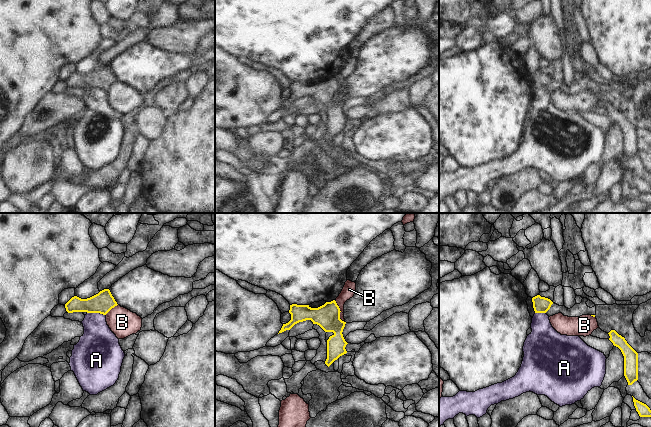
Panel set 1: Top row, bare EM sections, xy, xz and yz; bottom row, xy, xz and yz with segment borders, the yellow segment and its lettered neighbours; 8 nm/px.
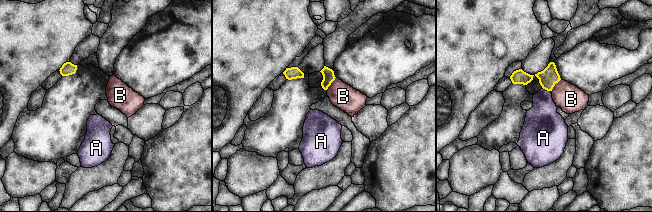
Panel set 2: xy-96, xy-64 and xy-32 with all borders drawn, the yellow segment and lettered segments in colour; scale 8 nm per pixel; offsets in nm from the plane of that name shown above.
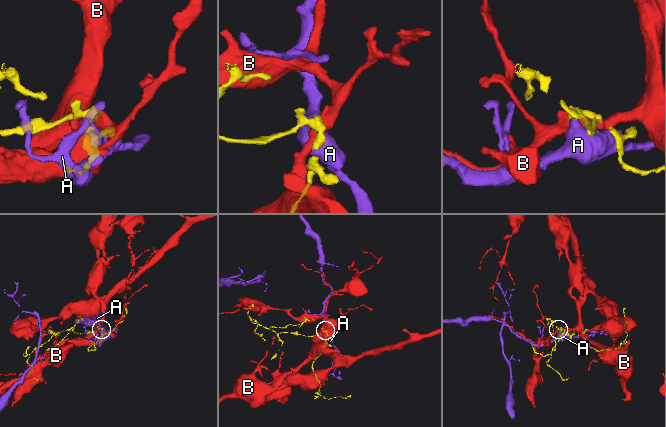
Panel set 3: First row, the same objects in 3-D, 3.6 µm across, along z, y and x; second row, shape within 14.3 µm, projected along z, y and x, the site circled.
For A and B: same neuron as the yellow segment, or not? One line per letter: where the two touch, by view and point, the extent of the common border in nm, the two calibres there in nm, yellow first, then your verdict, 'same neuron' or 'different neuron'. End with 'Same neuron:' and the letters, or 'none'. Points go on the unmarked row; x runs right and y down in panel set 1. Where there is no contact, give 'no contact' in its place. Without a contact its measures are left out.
A: meets yellow in xy at (96, 88); contact 150 nm long; 170 nm thick on the yellow side, 280 nm on the other; different neuron
B: meets yellow in xz at (340, 87); contact 200 nm long; 200 nm thick on the yellow side, 110 nm on the other; different neuron
Same neuron: none

